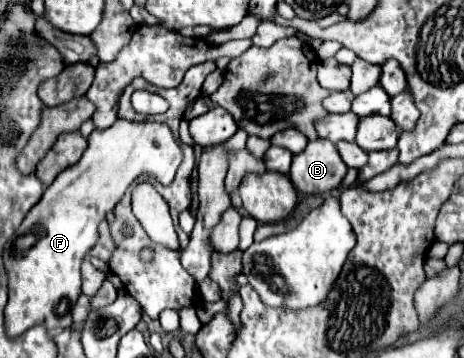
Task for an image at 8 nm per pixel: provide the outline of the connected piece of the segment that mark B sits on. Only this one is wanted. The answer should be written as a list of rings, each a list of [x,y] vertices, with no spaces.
[[[326,139],[308,141],[308,147],[292,157],[290,181],[300,193],[326,193],[340,187],[346,175],[346,165],[340,159],[334,143]]]

